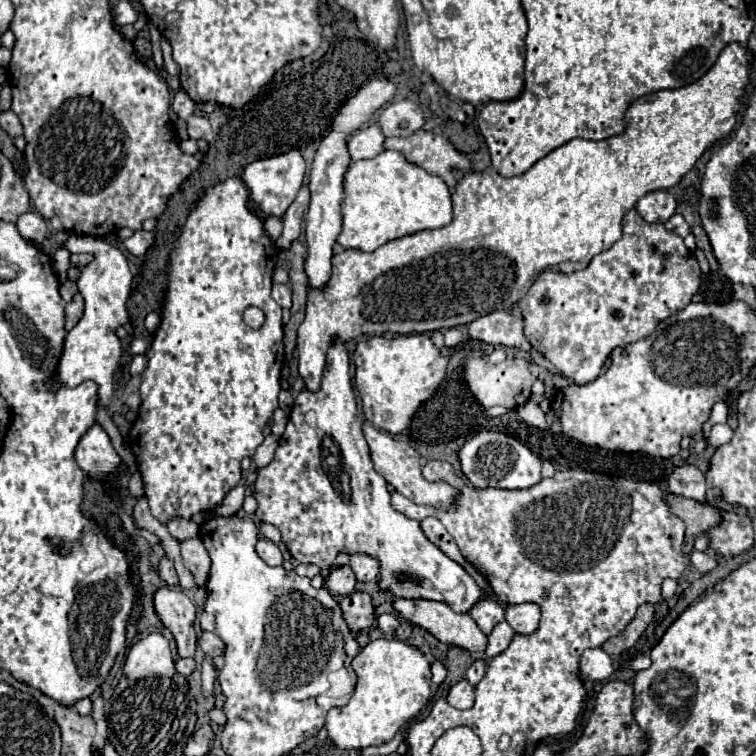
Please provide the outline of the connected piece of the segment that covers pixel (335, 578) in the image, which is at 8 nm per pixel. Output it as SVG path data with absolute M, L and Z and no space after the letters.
M350 566L334 568L328 574L328 578L326 578L326 588L334 596L348 596L348 594L352 594L354 592L354 584L356 584L356 576L354 576Z

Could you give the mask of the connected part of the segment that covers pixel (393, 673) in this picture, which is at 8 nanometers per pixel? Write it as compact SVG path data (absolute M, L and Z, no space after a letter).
M378 638L358 652L352 660L352 668L358 676L352 694L354 710L348 710L348 706L332 708L326 718L328 736L338 748L362 750L366 746L382 746L390 742L430 700L430 664L418 646L396 638Z

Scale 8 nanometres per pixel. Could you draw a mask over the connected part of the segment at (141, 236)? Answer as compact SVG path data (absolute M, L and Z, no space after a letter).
M138 230L138 232L134 232L134 236L130 236L128 240L124 240L124 246L126 246L134 256L142 256L142 254L154 244L154 236L156 236L156 232Z

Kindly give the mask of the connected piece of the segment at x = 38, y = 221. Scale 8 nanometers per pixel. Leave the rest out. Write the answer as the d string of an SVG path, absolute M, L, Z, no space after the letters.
M26 212L16 220L16 228L20 236L32 244L42 244L48 236L48 224L38 212Z

